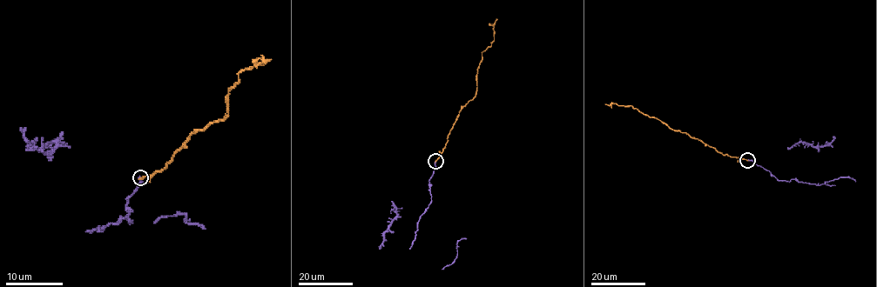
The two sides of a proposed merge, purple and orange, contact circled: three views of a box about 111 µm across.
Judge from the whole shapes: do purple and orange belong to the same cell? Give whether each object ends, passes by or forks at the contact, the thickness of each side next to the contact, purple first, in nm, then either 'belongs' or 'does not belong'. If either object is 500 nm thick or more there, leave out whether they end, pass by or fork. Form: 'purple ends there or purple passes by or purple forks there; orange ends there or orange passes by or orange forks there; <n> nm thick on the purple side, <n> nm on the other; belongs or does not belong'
purple ends there; orange ends there; 320 nm thick on the purple side, 220 nm on the other; belongs

